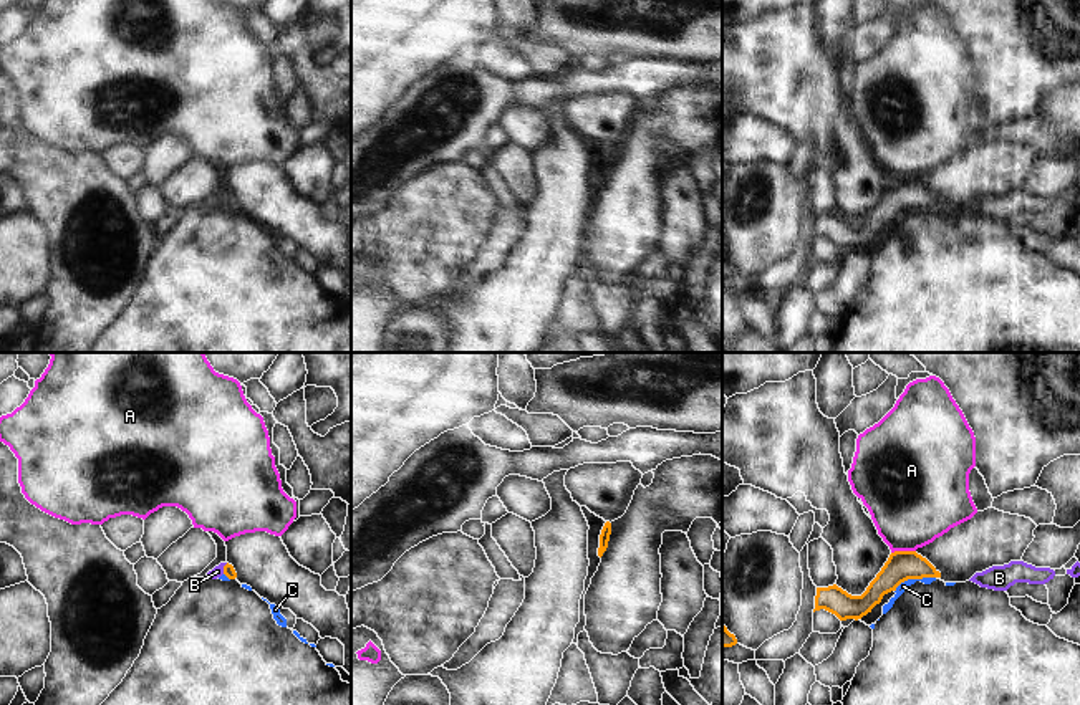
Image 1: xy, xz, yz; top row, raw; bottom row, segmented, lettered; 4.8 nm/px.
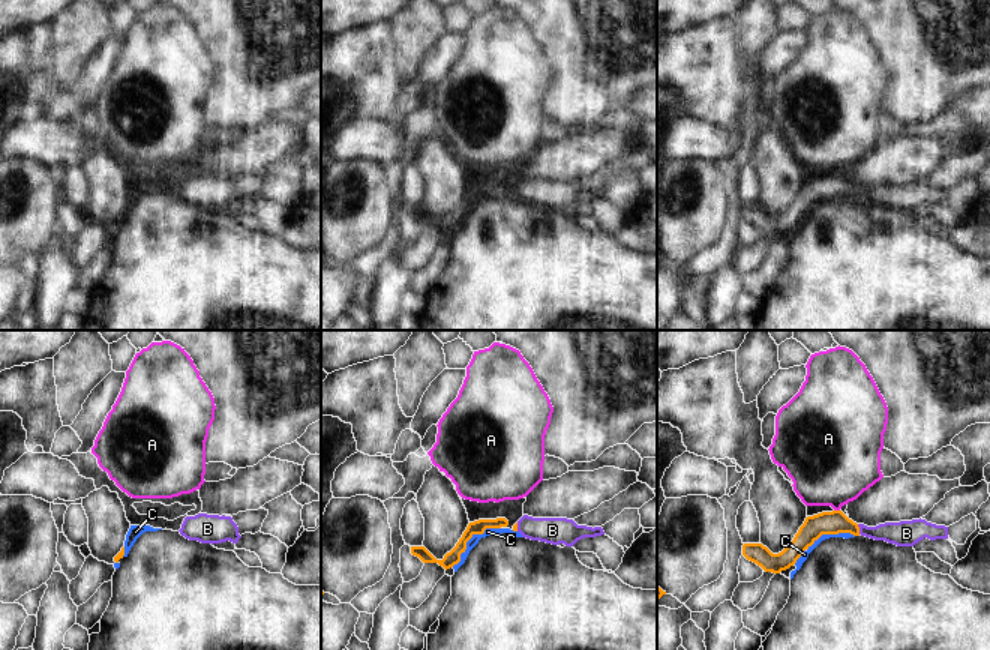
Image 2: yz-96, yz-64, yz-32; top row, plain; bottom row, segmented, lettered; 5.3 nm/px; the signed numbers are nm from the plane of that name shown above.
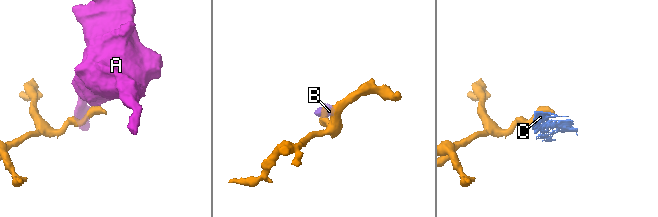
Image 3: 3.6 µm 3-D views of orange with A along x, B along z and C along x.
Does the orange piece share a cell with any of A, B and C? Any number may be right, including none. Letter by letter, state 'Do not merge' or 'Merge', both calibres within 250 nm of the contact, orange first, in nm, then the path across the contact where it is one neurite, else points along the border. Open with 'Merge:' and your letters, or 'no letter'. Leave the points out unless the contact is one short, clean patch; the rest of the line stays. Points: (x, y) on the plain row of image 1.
Merge: B
A: Do not merge. Thickness 140 nm (orange) against 420 nm. Boundary: yz (915, 179), (895, 179), (891, 182)
B: Merge. Thickness 60 nm (orange) against 60 nm. Path across: xy (229, 201), (224, 197), (217, 201)
C: Do not merge. Thickness 140 nm (orange) against 50 nm. Boundary: yz (935, 206), (908, 207), (895, 220).

